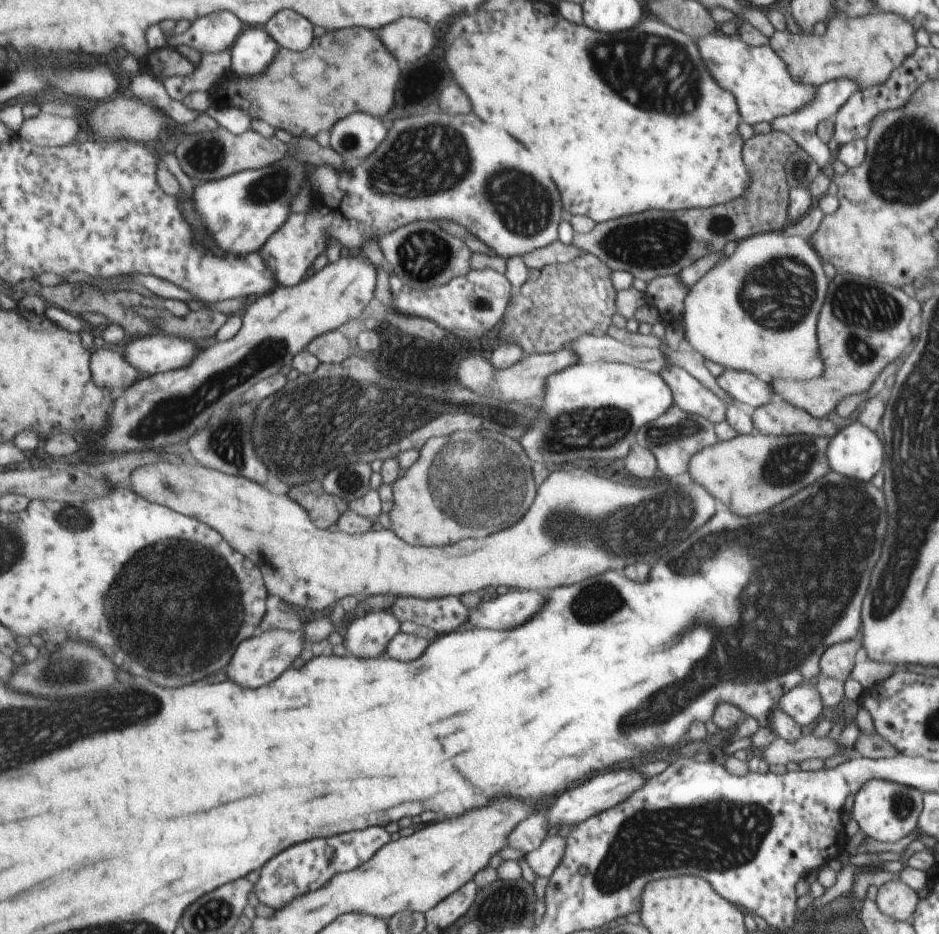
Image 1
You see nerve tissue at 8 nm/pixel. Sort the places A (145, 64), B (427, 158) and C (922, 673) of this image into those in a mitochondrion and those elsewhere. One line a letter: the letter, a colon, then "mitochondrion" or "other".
A: other
B: mitochondrion
C: other

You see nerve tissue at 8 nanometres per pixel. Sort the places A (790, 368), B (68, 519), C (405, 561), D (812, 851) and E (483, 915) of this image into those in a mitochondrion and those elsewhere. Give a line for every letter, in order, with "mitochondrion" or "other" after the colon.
A: other
B: mitochondrion
C: other
D: other
E: other

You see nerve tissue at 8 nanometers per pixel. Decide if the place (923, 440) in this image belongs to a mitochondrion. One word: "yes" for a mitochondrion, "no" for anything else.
yes

